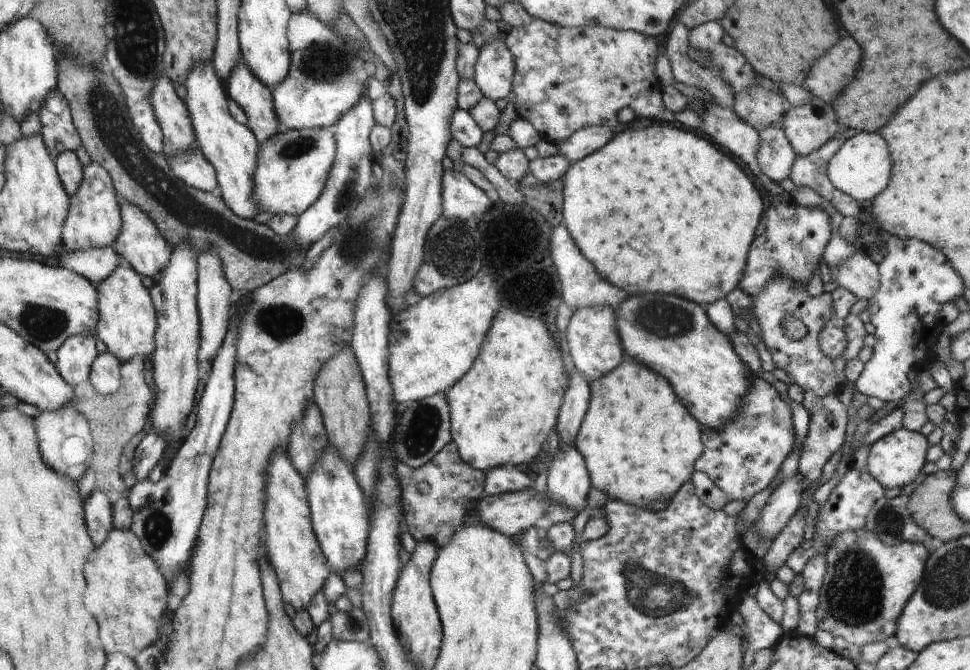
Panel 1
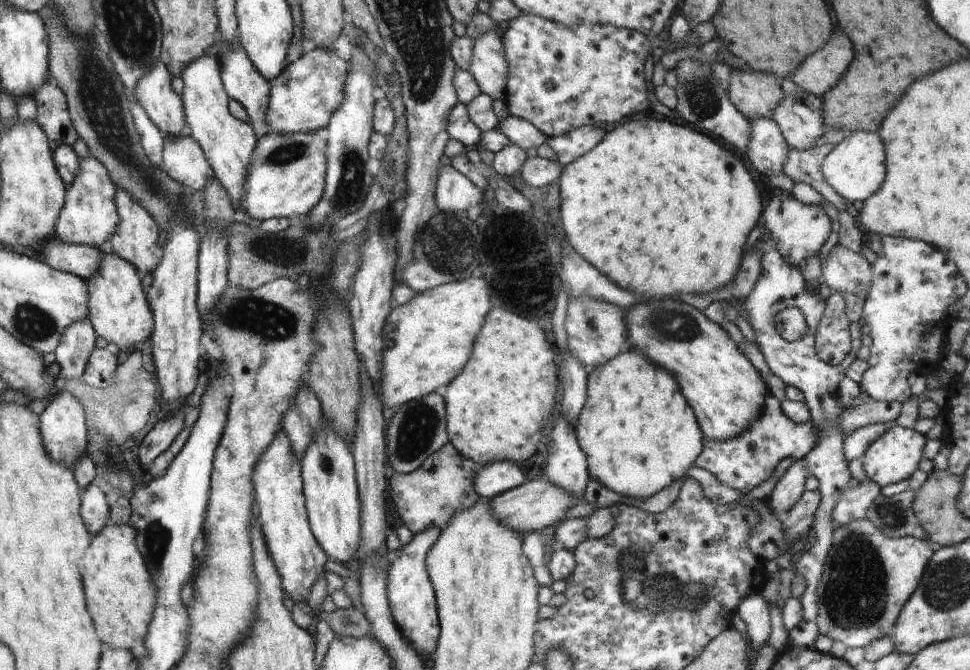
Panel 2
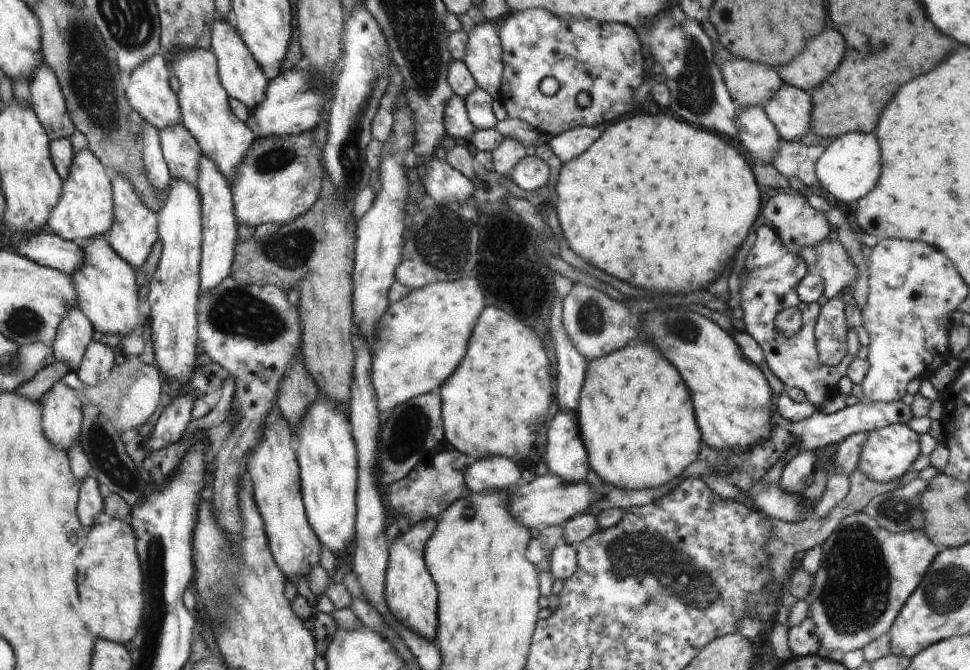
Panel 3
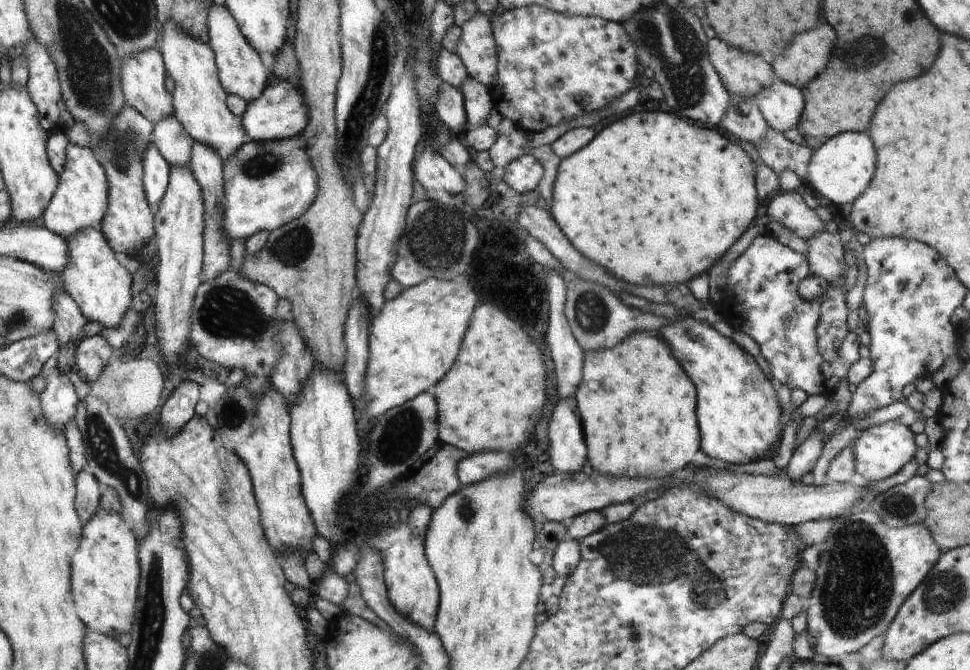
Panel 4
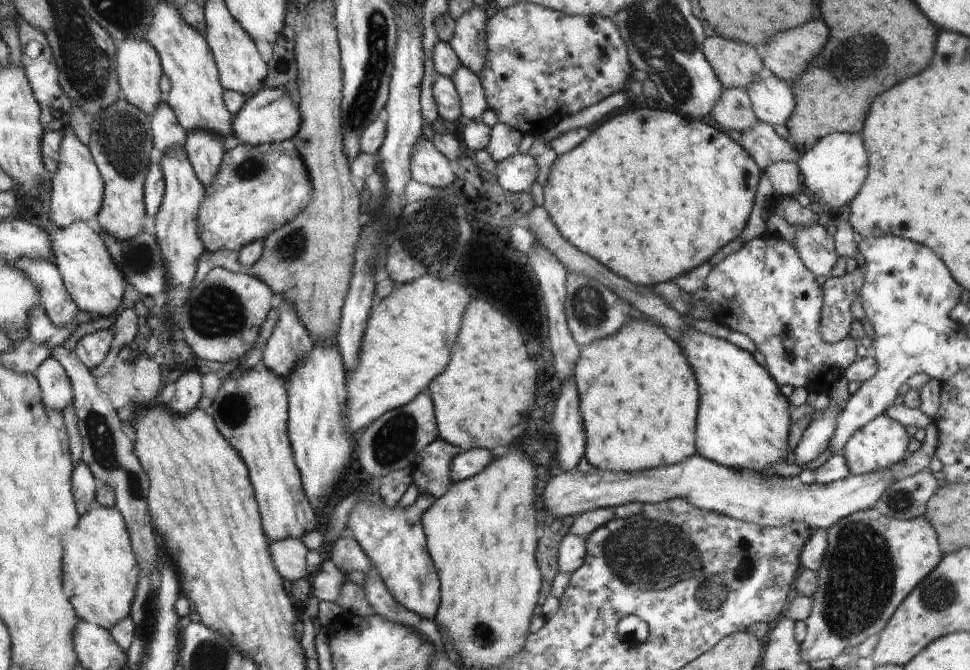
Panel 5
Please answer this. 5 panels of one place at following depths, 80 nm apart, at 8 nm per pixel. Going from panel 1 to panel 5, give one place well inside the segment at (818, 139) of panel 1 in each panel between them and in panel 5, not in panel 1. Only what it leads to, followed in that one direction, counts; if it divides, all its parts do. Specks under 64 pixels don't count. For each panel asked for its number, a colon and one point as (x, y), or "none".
2: (800, 116)
3: (789, 109)
4: (781, 105)
5: (773, 100)

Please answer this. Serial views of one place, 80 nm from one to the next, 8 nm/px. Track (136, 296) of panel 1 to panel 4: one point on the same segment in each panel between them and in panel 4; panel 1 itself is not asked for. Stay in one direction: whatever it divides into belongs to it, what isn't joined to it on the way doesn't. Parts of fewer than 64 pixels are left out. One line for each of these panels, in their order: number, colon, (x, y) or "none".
2: (118, 309)
3: (107, 293)
4: (96, 280)

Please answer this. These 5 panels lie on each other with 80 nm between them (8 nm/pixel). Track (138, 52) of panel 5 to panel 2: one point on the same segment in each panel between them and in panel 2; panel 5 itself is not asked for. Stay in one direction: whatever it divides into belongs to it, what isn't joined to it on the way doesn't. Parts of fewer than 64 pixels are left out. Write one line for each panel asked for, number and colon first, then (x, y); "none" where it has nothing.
2: (163, 105)
3: (148, 90)
4: (143, 78)

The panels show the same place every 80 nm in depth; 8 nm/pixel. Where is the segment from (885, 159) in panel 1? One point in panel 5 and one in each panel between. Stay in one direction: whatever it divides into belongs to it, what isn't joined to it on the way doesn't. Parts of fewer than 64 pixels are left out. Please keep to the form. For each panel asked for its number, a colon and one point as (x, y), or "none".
2: (855, 168)
3: (850, 167)
4: (840, 170)
5: (833, 170)

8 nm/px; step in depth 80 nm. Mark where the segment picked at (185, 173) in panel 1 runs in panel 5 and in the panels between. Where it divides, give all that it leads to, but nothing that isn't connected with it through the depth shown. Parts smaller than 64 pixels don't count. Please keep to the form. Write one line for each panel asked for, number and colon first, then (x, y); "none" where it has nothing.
2: (183, 159)
3: (182, 153)
4: (173, 142)
5: (169, 135)

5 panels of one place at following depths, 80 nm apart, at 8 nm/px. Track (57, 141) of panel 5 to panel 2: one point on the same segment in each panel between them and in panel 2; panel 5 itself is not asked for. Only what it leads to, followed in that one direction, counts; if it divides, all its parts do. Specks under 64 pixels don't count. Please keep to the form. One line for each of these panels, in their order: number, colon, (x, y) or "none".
2: (89, 218)
3: (85, 211)
4: (81, 201)

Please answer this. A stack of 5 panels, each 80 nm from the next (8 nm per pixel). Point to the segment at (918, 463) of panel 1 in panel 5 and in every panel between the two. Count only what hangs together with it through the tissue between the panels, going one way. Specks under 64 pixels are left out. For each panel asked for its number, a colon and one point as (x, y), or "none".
2: (893, 457)
3: (888, 453)
4: (881, 451)
5: (881, 445)

